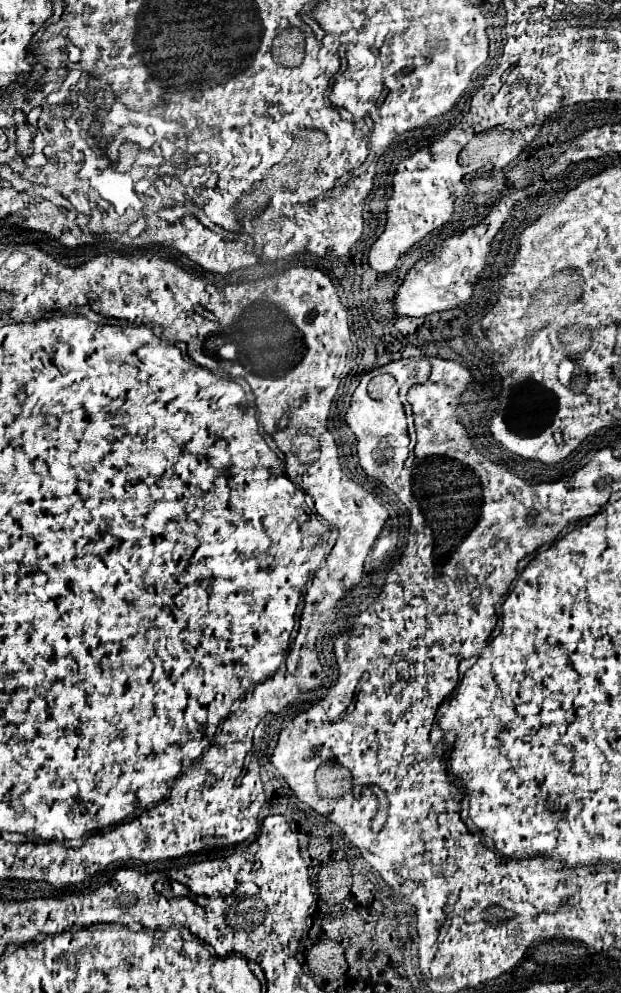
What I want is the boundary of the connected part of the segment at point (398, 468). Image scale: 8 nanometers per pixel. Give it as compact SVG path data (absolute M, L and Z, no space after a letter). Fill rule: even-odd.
M379 369L363 375L359 387L355 389L355 393L351 397L351 407L345 413L345 421L357 439L357 455L359 455L361 469L367 475L371 475L373 479L385 483L391 491L395 491L403 485L403 481L409 481L407 477L411 475L411 473L407 473L407 467L405 467L405 461L409 457L407 419L405 419L403 405L399 401L385 403L385 401L377 401L377 399L369 397L369 393L367 393L369 381L377 375L379 375Z

